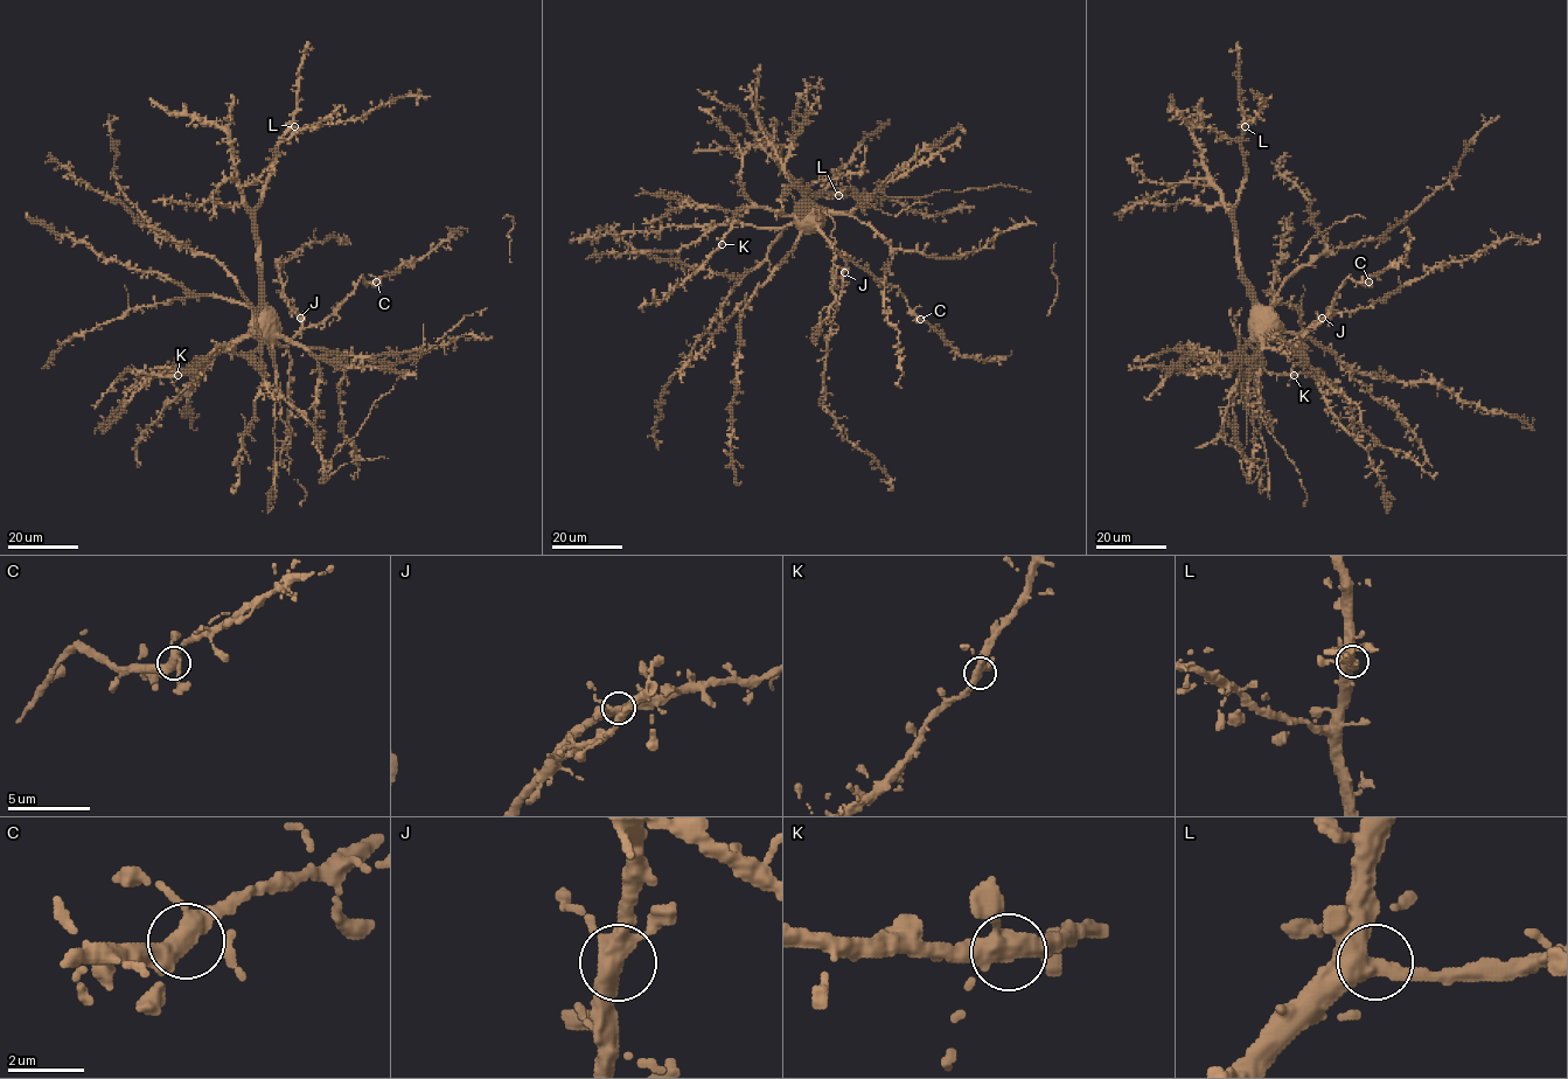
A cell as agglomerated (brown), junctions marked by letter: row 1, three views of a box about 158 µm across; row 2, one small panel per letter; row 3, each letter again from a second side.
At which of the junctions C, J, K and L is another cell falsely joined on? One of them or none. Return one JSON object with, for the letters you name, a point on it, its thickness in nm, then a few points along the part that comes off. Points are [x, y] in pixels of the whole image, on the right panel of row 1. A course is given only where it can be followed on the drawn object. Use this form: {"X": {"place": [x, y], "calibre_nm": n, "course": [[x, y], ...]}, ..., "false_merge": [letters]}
{"false_merge": []}

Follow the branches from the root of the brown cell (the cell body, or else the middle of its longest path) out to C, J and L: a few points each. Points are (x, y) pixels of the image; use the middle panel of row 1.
C: (808, 201), (823, 214), (820, 234), (845, 258), (878, 280), (896, 286), (920, 319)
J: (808, 201), (823, 214), (820, 232), (844, 257), (844, 272)
L: (808, 201), (799, 185), (812, 195), (838, 195)

